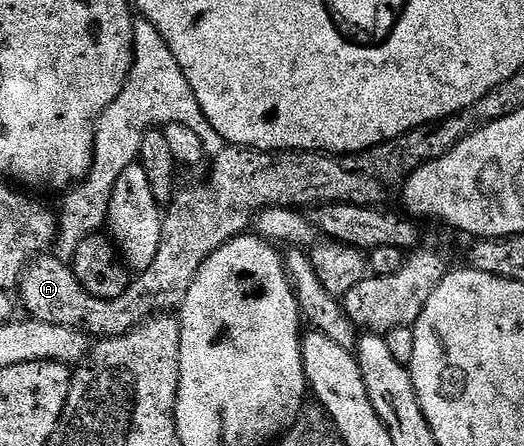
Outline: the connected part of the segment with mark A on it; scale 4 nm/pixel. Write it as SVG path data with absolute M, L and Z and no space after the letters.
M491 91L481 101L456 115L440 119L438 123L428 123L426 127L416 127L408 135L397 137L388 143L371 147L368 151L357 151L346 155L324 153L321 151L258 151L252 147L224 146L220 155L210 160L211 176L207 183L200 187L187 187L178 192L166 208L163 218L161 243L157 248L157 257L144 271L138 272L128 282L125 293L121 297L102 299L91 295L75 280L75 272L70 266L62 263L62 258L54 259L51 253L36 255L23 264L17 280L19 299L28 316L48 322L50 325L69 326L77 331L83 331L90 337L102 341L118 335L129 333L133 328L141 326L152 317L171 313L182 308L185 297L205 261L215 250L225 242L223 235L223 211L253 211L260 213L270 207L286 207L307 209L316 199L316 204L351 203L354 206L379 207L402 192L404 185L415 171L423 165L449 153L459 142L471 132L483 127L486 123L497 121L501 114L499 108L499 91Z

